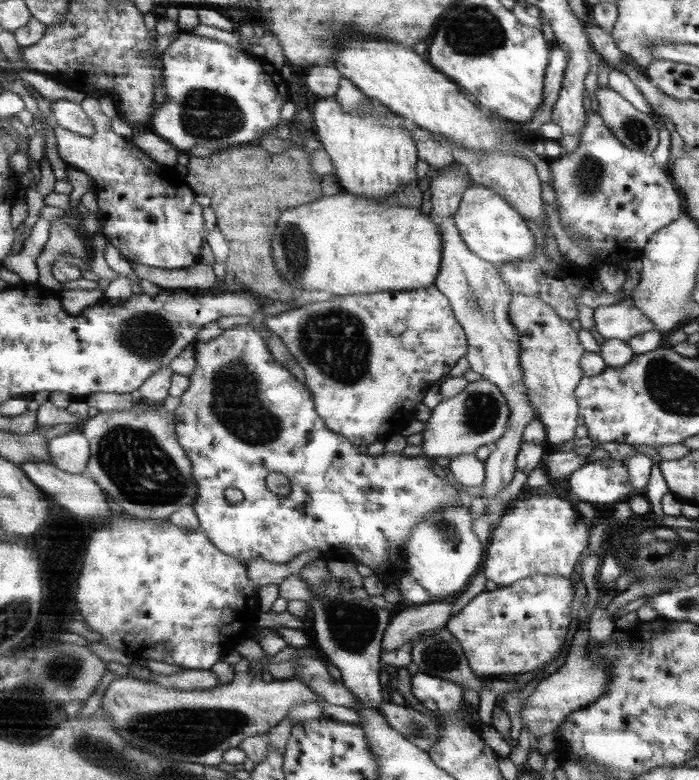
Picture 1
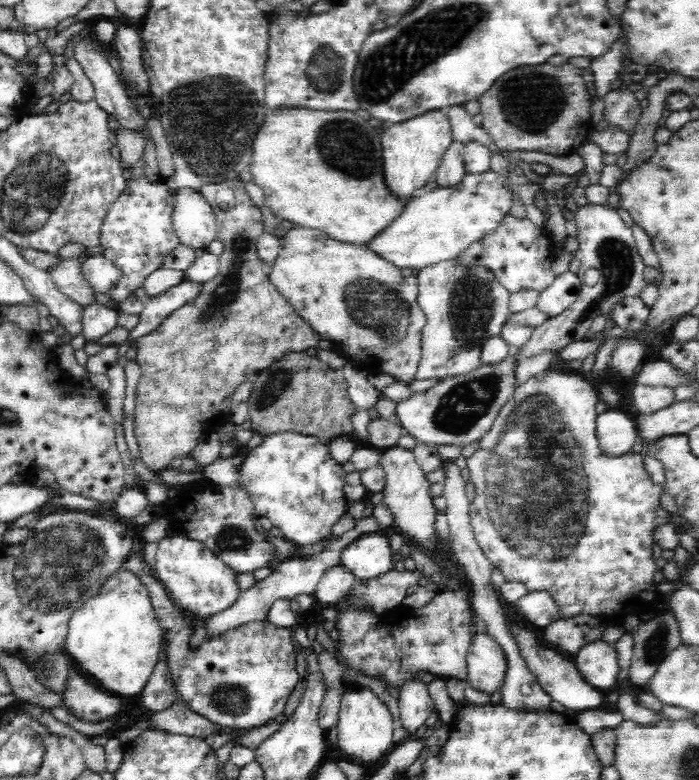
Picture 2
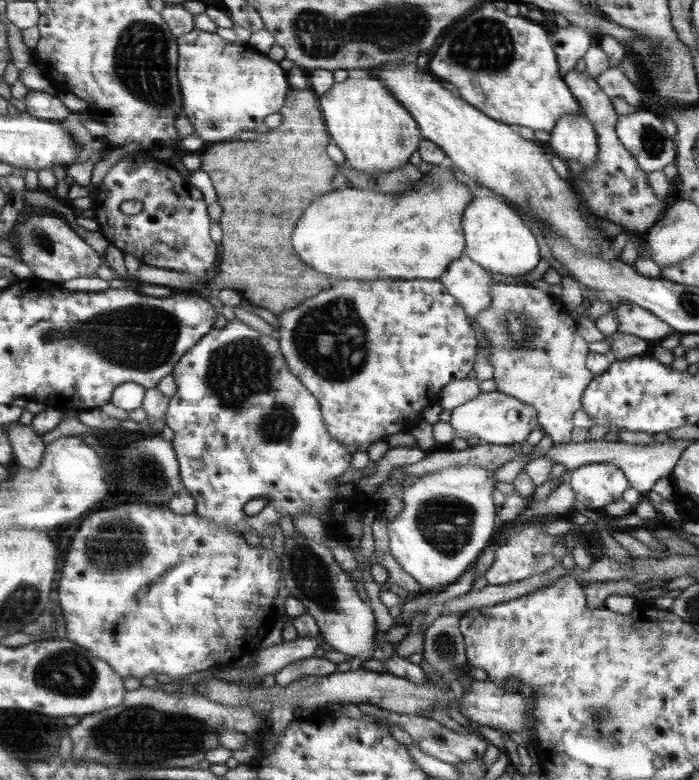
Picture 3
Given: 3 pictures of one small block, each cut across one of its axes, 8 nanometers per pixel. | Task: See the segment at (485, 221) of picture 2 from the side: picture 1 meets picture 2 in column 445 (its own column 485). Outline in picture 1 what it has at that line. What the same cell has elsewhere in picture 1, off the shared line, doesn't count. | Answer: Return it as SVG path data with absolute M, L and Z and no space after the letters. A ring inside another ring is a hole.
M471 184L464 190L460 206L456 210L455 224L468 248L480 260L488 261L495 267L523 261L535 248L533 234L529 232L516 209L504 197L481 185Z

